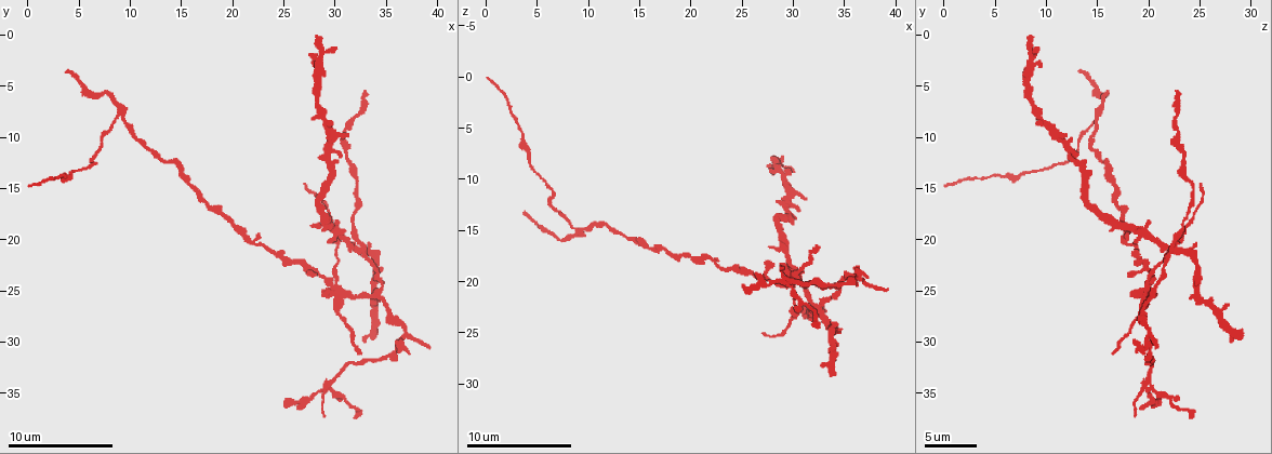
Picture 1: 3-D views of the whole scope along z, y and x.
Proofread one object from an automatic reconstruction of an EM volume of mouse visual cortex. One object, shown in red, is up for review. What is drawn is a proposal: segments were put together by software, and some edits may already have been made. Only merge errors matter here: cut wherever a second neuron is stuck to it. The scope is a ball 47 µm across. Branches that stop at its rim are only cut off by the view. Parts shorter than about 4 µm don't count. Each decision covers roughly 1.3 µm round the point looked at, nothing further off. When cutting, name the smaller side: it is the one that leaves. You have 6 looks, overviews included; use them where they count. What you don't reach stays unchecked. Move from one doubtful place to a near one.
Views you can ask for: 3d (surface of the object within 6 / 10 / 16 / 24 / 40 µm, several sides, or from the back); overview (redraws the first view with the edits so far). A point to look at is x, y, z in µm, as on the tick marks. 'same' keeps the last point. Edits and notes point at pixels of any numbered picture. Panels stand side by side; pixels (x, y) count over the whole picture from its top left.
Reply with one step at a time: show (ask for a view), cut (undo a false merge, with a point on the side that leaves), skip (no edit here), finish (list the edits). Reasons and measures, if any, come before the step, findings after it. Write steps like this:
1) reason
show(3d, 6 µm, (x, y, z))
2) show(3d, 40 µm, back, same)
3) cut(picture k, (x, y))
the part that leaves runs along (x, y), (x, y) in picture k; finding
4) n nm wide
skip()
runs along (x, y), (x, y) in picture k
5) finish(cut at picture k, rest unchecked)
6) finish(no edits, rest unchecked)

narrows sharply
show(3d, 10 µm, (31.0, 11.8, 23.6))

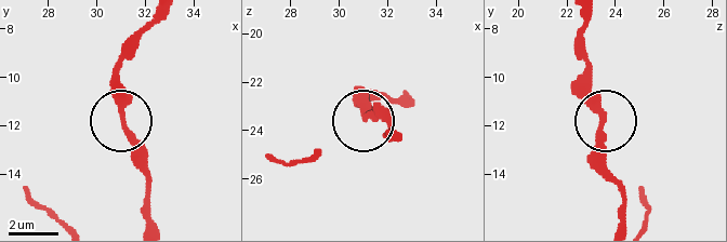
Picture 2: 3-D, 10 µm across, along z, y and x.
skip()
runs along (148, 219), (148, 182), (137, 138), (123, 113), (117, 61) in picture 2; one neuron here

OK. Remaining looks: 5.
side arm on a straight run
show(3d, 10 µm, (29.8, 34.4, 20.2))

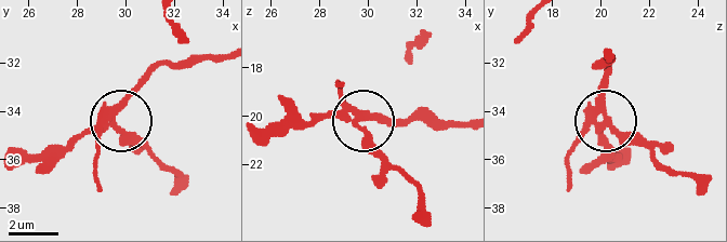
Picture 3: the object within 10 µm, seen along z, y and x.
show(3d, 10 µm, back, (29.6, 34.7, 20.3))

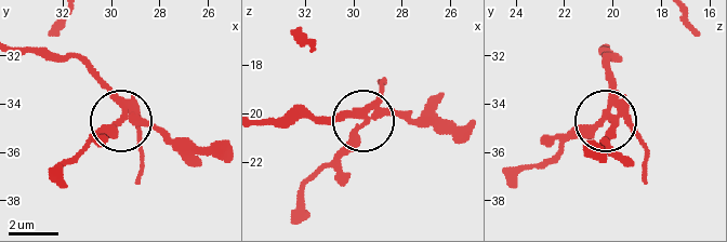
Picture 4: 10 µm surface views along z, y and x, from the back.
side arm 5 µm
skip()
runs along (22, 49), (78, 62), (103, 86), (123, 121), (187, 136) in picture 4; continuous, no second neuron

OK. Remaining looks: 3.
a fork
show(3d, 16 µm, (8.8, 8.2, 14.8))

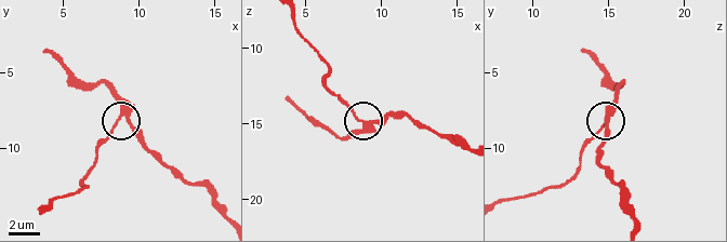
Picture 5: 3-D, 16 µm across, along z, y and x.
show(3d, 16 µm, back, (8.6, 8.0, 14.6))

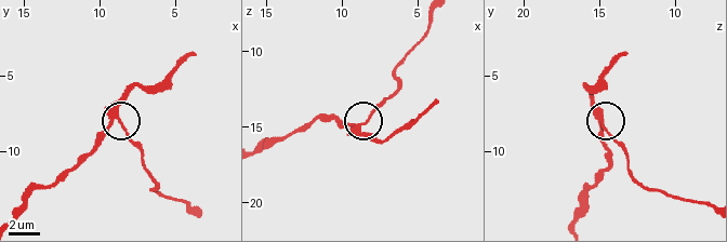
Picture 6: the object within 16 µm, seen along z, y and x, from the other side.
200 nm wide
cut(picture 6, (126, 130))
a second neuron is stuck on

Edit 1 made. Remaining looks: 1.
finish(cut at picture 6, rest unchecked)

